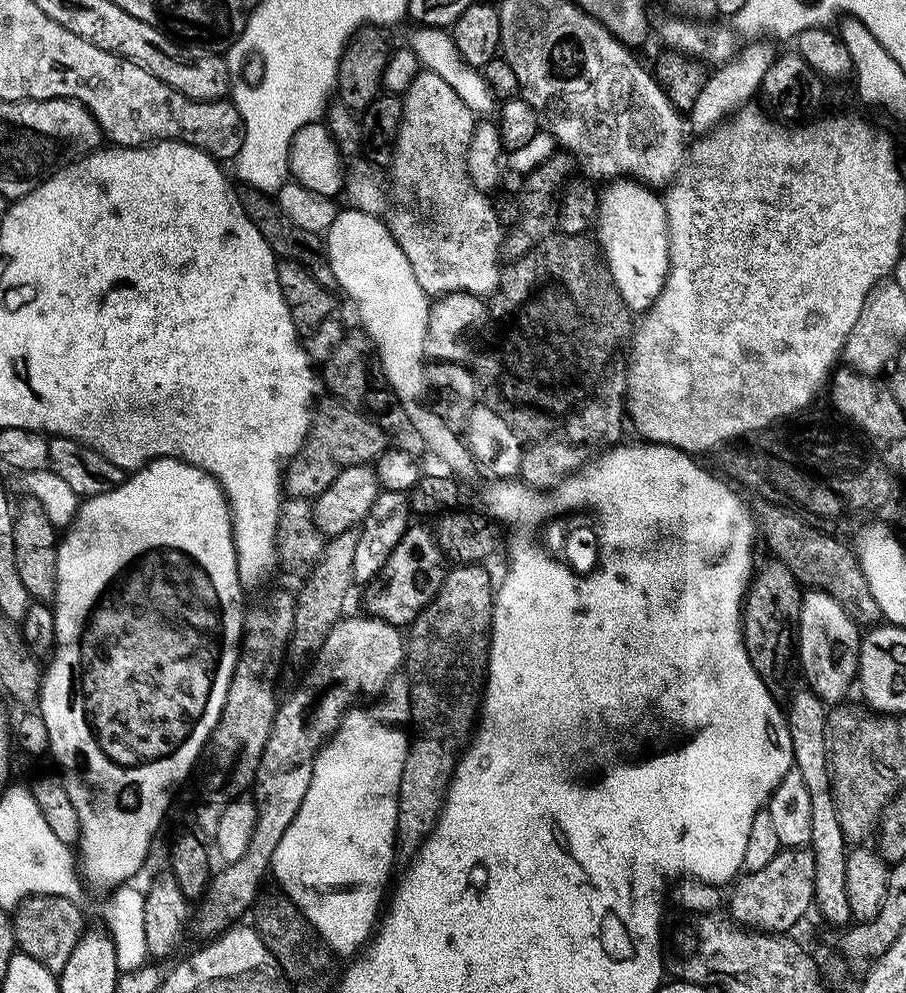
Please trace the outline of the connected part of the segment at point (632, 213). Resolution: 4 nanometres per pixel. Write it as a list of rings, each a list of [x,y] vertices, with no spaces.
[[[617,179],[603,189],[594,232],[622,302],[633,314],[647,313],[668,277],[668,215],[663,199],[647,184]]]

